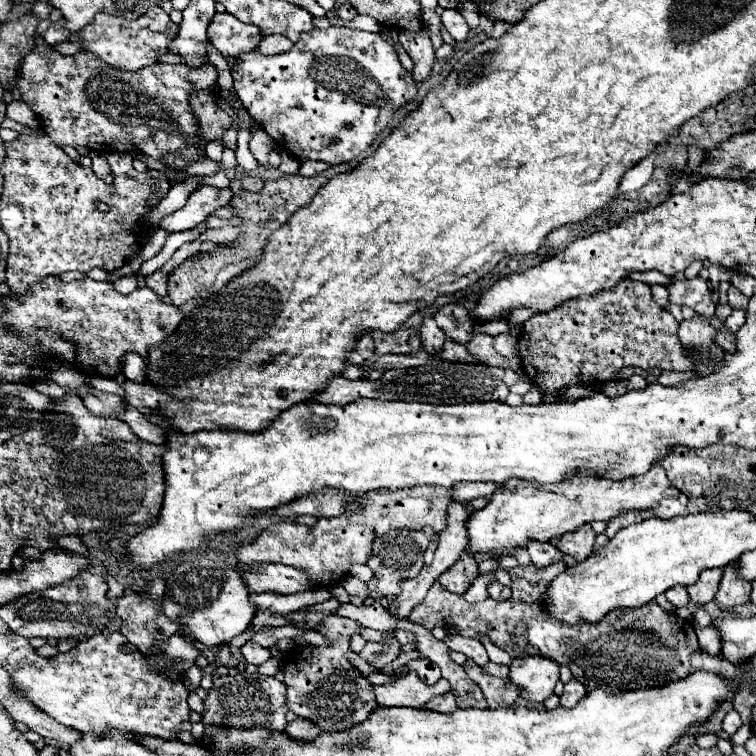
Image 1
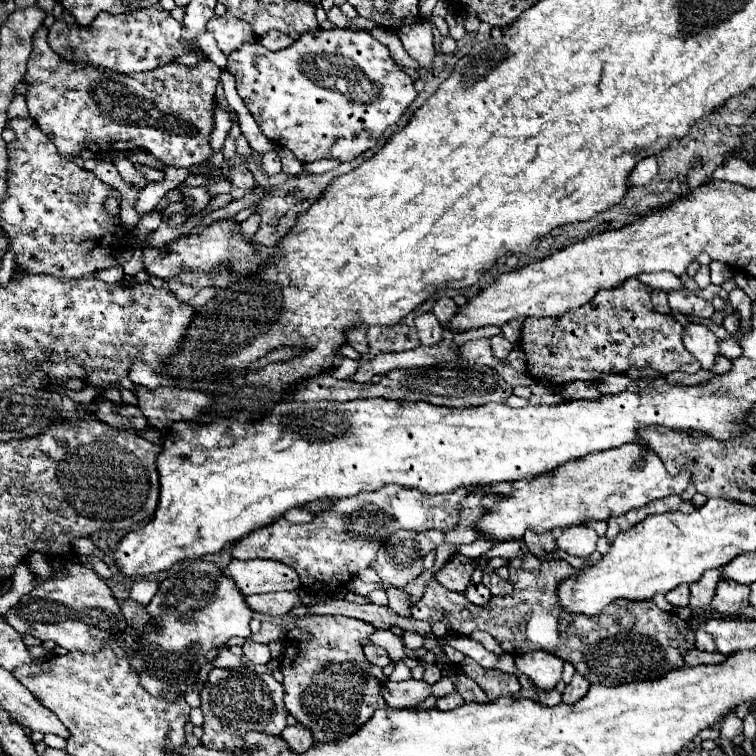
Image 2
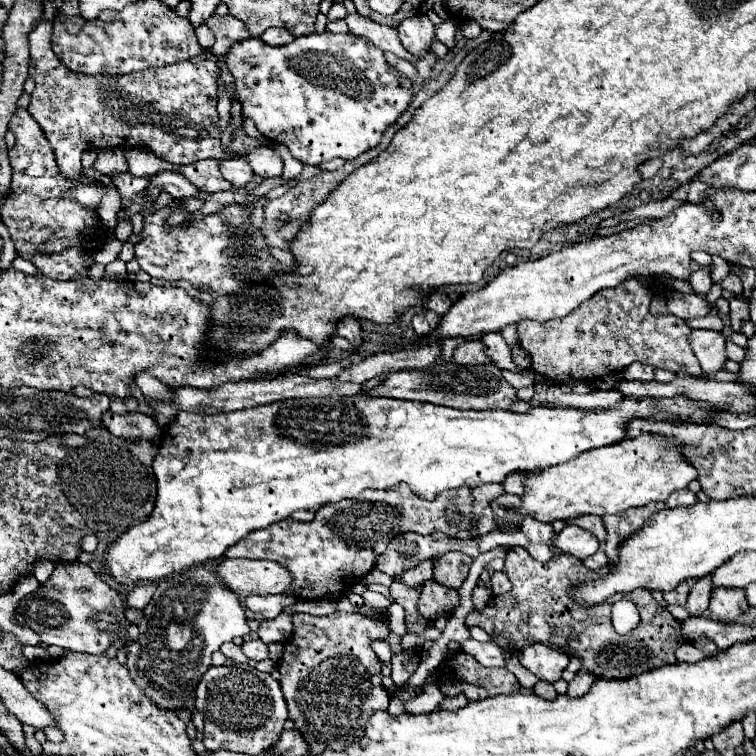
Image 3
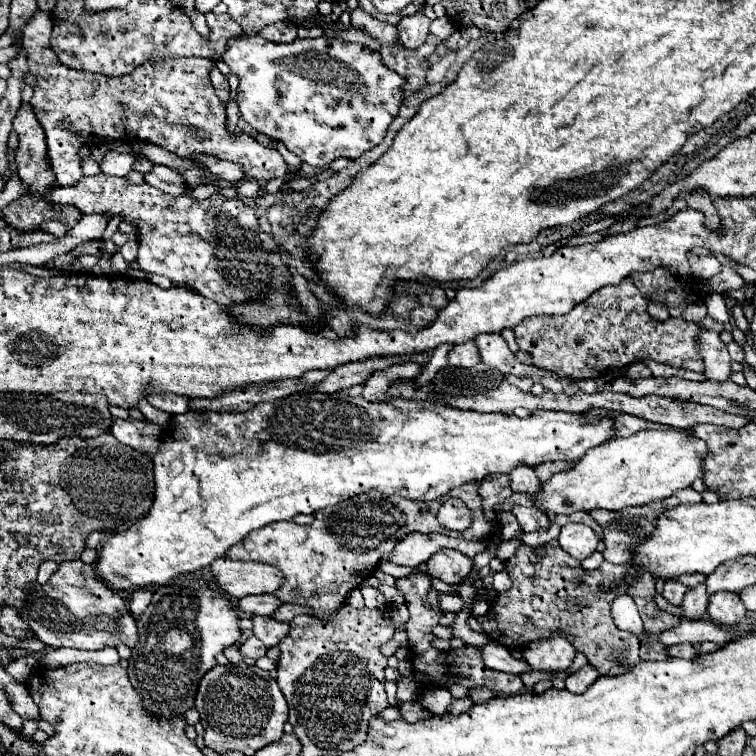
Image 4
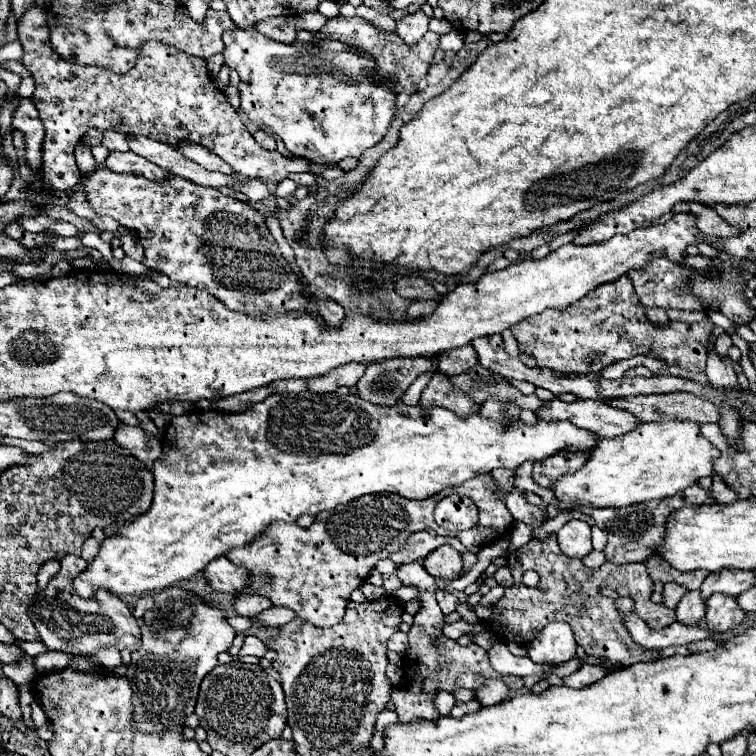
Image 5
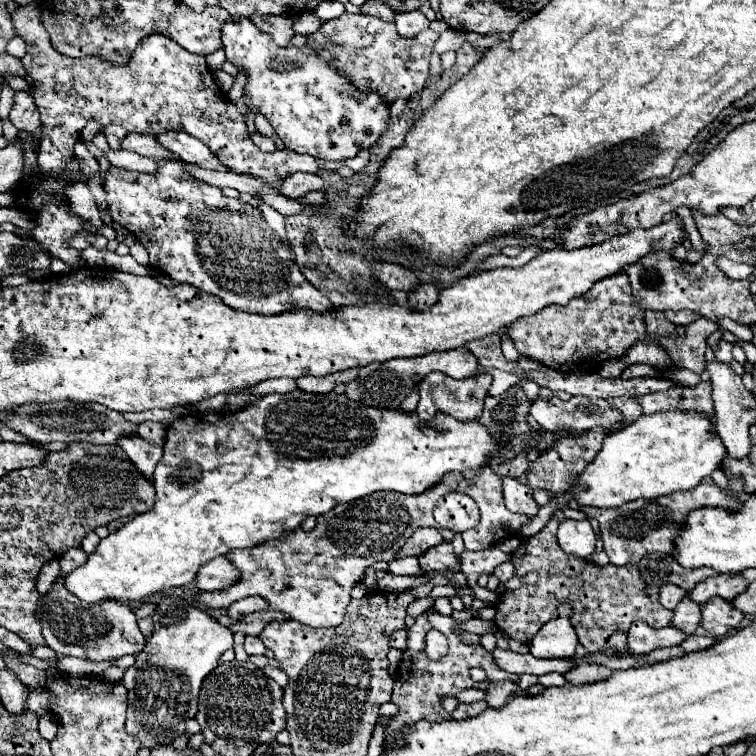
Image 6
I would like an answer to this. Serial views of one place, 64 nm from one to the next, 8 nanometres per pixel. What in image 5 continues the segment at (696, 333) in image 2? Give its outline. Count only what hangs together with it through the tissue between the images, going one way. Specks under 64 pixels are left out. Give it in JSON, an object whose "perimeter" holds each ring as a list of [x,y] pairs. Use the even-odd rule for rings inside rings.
{"perimeter":[[[714,338],[708,340],[708,366],[706,366],[706,376],[708,382],[722,390],[722,388],[734,388],[740,390],[738,380],[736,380],[736,370],[732,368],[732,360],[726,356],[718,356],[714,350]]]}

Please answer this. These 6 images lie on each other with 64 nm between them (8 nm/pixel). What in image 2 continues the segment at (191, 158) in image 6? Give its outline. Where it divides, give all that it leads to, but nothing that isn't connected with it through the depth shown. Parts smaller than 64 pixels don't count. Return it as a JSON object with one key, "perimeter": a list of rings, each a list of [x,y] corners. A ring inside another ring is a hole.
{"perimeter":[[[234,164],[234,166],[230,166],[228,174],[230,174],[230,178],[232,178],[232,184],[238,186],[238,188],[242,188],[242,190],[252,190],[252,188],[256,186],[256,180],[254,180],[252,172],[250,172],[244,164]]]}

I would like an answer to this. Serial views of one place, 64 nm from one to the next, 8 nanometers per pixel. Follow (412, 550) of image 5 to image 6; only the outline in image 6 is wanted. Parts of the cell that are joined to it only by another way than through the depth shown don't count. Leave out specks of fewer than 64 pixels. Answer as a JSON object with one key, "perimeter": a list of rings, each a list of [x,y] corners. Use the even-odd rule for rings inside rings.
{"perimeter":[[[418,528],[418,530],[406,540],[406,544],[400,548],[400,552],[396,554],[396,558],[420,556],[420,554],[428,552],[430,548],[438,546],[440,542],[444,542],[444,538],[442,538],[442,534],[438,532],[438,528]]]}

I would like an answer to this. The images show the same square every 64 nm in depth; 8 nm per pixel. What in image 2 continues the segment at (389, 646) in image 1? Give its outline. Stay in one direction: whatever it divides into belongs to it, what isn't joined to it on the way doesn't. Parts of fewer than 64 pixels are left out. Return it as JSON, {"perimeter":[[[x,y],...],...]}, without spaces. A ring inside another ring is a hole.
{"perimeter":[[[366,644],[366,646],[364,646],[364,652],[366,652],[366,658],[368,658],[372,664],[380,666],[380,668],[384,668],[384,666],[390,664],[390,656],[388,656],[388,652],[386,652],[384,648],[380,648],[380,646]]]}

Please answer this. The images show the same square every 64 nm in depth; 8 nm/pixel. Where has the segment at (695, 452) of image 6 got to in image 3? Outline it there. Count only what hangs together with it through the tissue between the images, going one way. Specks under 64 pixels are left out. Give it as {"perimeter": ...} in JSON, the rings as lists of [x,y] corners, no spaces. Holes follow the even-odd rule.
{"perimeter":[[[640,434],[624,442],[584,452],[564,464],[534,472],[524,480],[520,508],[508,510],[508,524],[520,526],[524,516],[540,522],[566,522],[584,514],[620,514],[632,506],[646,506],[656,500],[666,500],[672,492],[688,488],[696,478],[696,468],[686,464],[678,446],[670,438]]]}

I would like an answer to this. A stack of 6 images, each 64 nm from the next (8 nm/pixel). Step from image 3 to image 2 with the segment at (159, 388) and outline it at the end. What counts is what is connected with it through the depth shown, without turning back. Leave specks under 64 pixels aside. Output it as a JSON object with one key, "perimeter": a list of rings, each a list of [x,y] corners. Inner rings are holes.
{"perimeter":[[[134,360],[132,368],[128,370],[128,378],[134,384],[142,384],[146,388],[156,388],[160,386],[160,378],[152,372],[152,368],[148,368],[148,364],[144,364],[142,360]]]}

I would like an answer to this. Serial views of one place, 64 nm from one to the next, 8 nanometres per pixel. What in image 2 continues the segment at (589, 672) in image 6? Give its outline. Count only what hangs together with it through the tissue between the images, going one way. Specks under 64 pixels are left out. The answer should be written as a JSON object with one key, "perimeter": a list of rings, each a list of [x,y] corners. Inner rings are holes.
{"perimeter":[[[574,674],[572,682],[566,686],[566,690],[564,690],[564,694],[562,694],[562,702],[566,702],[566,704],[578,702],[578,700],[588,692],[588,688],[590,688],[590,682],[588,682],[584,676]]]}

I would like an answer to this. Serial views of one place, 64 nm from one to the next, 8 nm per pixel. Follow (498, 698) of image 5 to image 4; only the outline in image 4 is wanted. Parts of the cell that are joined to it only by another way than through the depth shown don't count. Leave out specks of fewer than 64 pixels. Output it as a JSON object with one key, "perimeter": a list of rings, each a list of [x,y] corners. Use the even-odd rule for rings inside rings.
{"perimeter":[[[470,688],[468,692],[470,692],[470,698],[474,700],[474,704],[486,702],[486,700],[490,700],[490,698],[496,696],[496,692],[492,692],[492,690],[488,690],[488,688]]]}

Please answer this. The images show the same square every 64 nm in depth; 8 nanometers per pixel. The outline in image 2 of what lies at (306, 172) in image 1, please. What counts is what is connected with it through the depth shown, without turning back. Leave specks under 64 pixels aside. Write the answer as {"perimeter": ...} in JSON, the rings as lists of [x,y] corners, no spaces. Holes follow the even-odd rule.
{"perimeter":[[[318,160],[318,162],[312,162],[312,164],[304,164],[304,172],[308,174],[324,174],[332,168],[336,168],[340,162],[338,160]]]}

